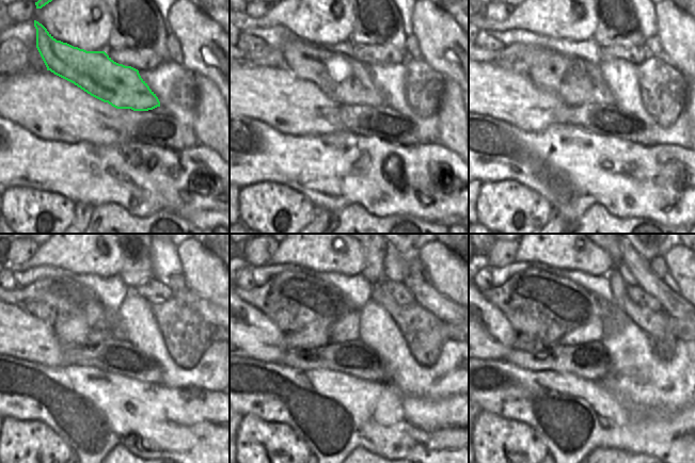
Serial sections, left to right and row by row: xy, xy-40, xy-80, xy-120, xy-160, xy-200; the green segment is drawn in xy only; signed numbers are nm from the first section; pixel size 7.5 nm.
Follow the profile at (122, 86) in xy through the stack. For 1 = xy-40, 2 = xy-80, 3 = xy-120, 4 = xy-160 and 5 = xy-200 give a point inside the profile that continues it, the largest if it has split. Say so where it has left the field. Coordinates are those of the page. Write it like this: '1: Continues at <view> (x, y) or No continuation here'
1: Continues at xy-40 (344, 80)
2: Continues at xy-80 (583, 83)
3: Continues at xy-120 (110, 328)
4: Continues at xy-160 (318, 337)
5: Continues at xy-200 (538, 342).

